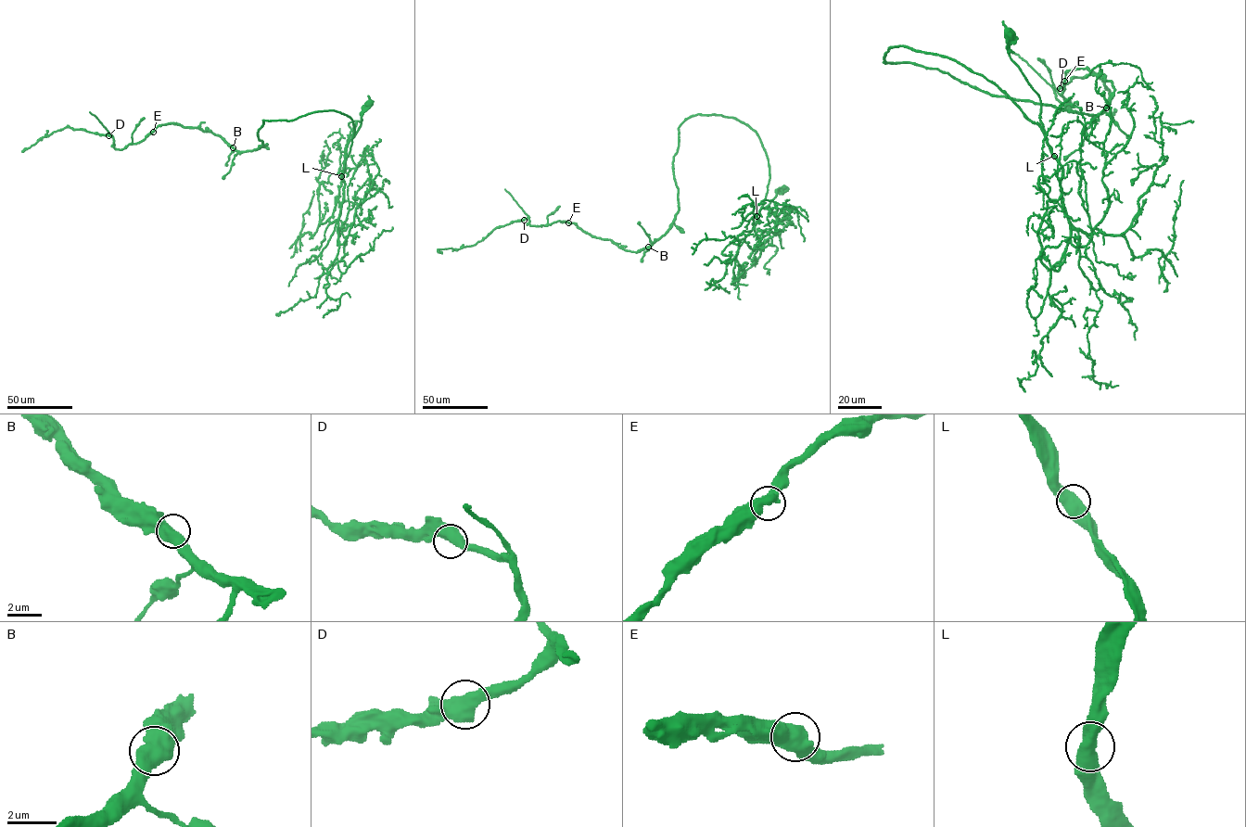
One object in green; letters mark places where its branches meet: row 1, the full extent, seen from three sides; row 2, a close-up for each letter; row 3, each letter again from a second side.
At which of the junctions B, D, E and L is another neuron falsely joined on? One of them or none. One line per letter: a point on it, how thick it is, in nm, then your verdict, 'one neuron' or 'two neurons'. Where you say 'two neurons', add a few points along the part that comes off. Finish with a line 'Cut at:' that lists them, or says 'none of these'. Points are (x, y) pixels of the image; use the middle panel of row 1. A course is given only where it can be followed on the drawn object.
B: place (648, 247); calibre 600 nm; one neuron
D: place (524, 220); calibre 600 nm; one neuron
E: place (568, 222); calibre 600 nm; one neuron
L: place (756, 216); calibre 600 nm; one neuron
Cut at: none of these

